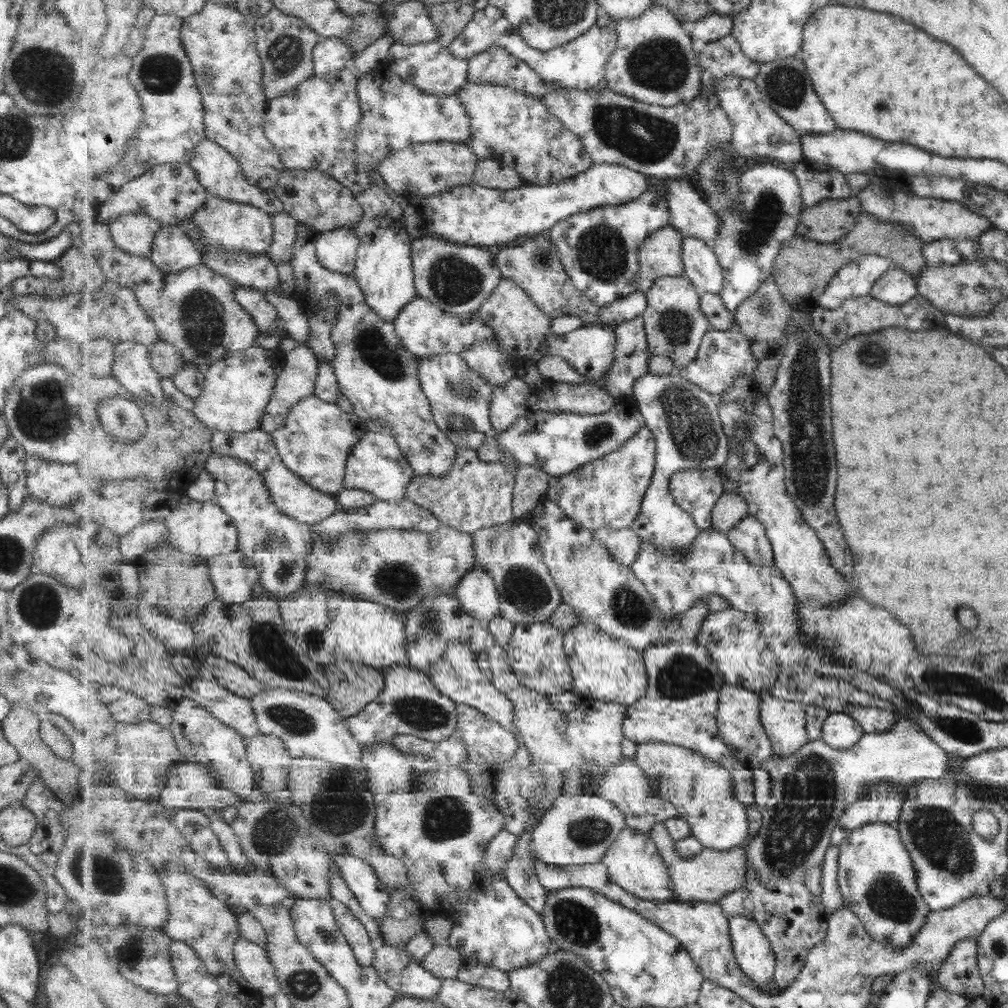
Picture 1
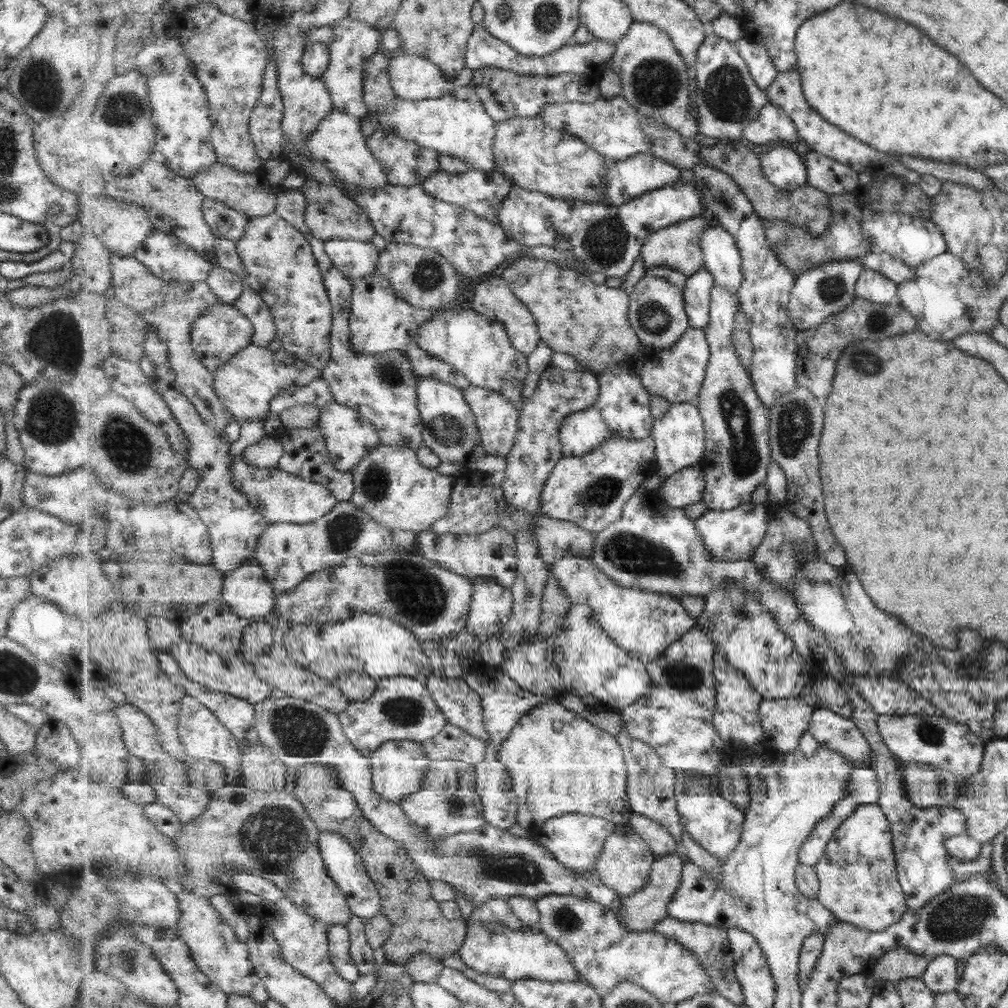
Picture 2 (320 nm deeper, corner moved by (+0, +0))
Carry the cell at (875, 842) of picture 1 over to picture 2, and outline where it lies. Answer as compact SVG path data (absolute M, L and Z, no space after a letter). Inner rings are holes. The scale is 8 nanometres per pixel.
M876 804L861 805L847 820L841 823L827 846L826 856L814 867L816 868L820 891L817 898L839 920L854 924L857 928L865 928L879 932L897 922L906 911L905 897L896 879L895 852L893 852L891 827L884 811Z

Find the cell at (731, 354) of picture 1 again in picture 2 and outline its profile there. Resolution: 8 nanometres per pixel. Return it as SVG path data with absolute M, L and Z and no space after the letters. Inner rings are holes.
M690 326L670 349L657 350L642 344L630 363L638 371L643 386L651 395L660 394L671 403L691 401L698 405L711 358L712 347L706 332L703 328Z

